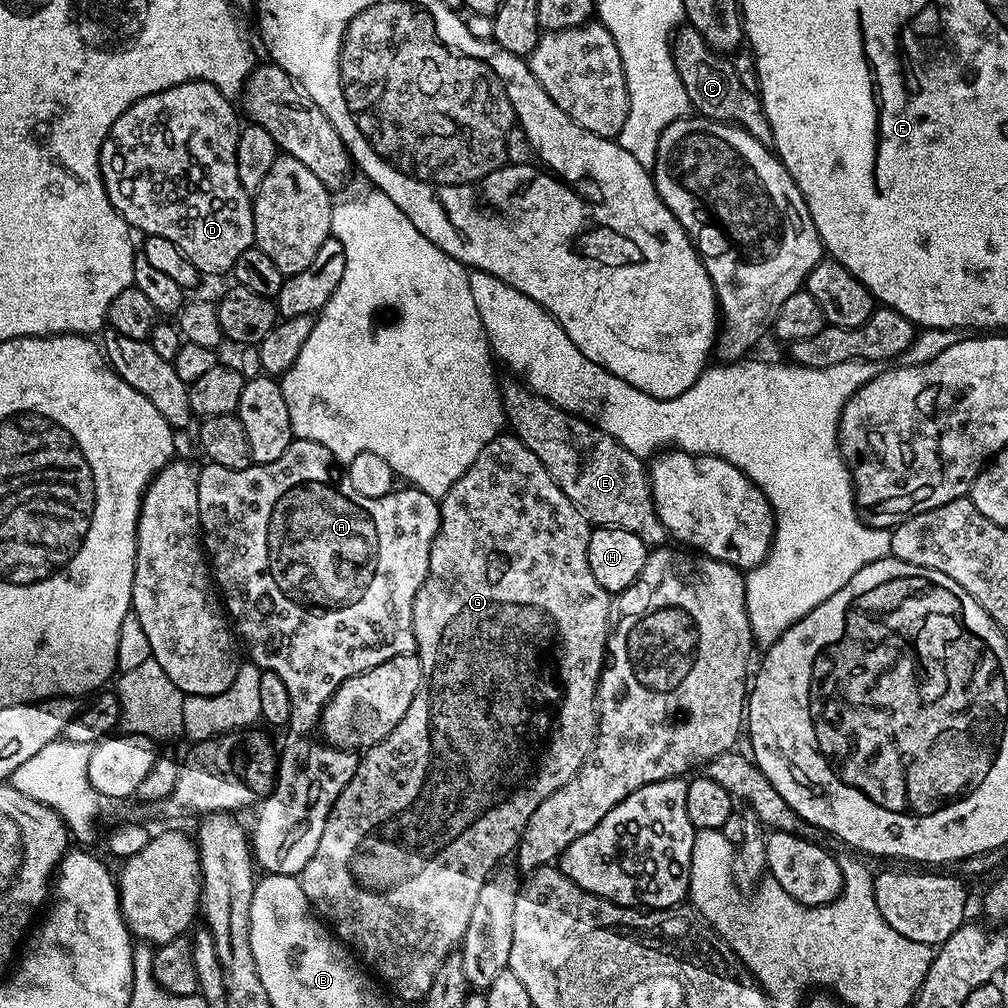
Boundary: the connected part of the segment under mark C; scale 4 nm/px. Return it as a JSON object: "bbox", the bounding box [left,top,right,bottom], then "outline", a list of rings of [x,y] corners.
{"bbox":[672,24,773,145],"outline":[[[686,24],[676,30],[672,41],[672,57],[686,90],[688,103],[697,115],[720,123],[737,124],[763,144],[771,145],[773,131],[770,130],[770,122],[759,95],[747,90],[739,81],[732,61],[715,52],[695,27]]]}

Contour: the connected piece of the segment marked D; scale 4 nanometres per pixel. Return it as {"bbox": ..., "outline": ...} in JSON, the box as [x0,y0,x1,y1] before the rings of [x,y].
{"bbox":[100,80,254,277],"outline":[[[184,80],[180,84],[172,84],[168,88],[163,88],[161,92],[151,92],[149,96],[144,96],[140,100],[135,100],[133,104],[120,115],[110,126],[108,137],[102,142],[100,151],[100,173],[104,183],[104,193],[110,198],[114,210],[126,221],[128,227],[144,236],[157,236],[166,238],[194,262],[194,266],[205,277],[220,276],[231,273],[234,262],[238,262],[238,254],[242,250],[253,247],[254,244],[254,218],[252,217],[252,202],[250,193],[238,182],[238,166],[236,165],[236,147],[240,137],[241,121],[236,121],[236,112],[232,109],[233,101],[224,93],[219,92],[213,84],[205,80]]]}

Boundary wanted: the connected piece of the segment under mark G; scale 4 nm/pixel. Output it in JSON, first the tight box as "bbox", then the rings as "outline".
{"bbox":[298,434,614,1002],"outline":[[[501,434],[494,437],[484,447],[482,454],[478,454],[478,458],[474,458],[470,470],[466,470],[466,474],[462,474],[462,478],[458,478],[458,482],[454,482],[454,486],[450,486],[450,490],[446,490],[446,494],[439,497],[438,503],[440,505],[440,525],[438,526],[438,534],[430,546],[430,570],[426,574],[426,582],[422,582],[422,586],[414,598],[414,606],[412,607],[412,629],[416,639],[414,654],[420,660],[420,669],[422,670],[420,689],[418,694],[414,694],[414,702],[410,702],[410,710],[406,710],[402,722],[398,722],[398,726],[394,726],[394,730],[387,738],[367,749],[360,756],[360,764],[356,767],[354,778],[350,778],[350,782],[346,782],[342,794],[338,794],[338,798],[326,818],[326,827],[322,830],[318,850],[314,850],[314,858],[310,858],[310,862],[306,862],[306,866],[300,871],[298,877],[306,898],[312,904],[313,912],[331,929],[336,939],[351,949],[369,969],[372,967],[373,970],[371,969],[371,971],[381,981],[384,979],[388,983],[389,989],[387,988],[387,991],[389,993],[392,991],[394,995],[401,996],[404,1000],[416,1000],[416,1002],[423,1001],[424,997],[428,995],[430,982],[434,982],[434,974],[438,974],[438,966],[442,966],[442,962],[446,962],[449,954],[459,949],[460,945],[463,944],[466,926],[470,923],[470,914],[474,911],[482,886],[486,886],[492,873],[507,861],[504,859],[507,856],[509,859],[515,853],[524,833],[526,822],[530,822],[530,814],[534,814],[534,810],[538,810],[538,806],[542,806],[542,802],[546,802],[546,798],[550,798],[550,794],[554,794],[554,790],[566,786],[570,782],[570,778],[574,778],[578,774],[578,770],[584,765],[588,755],[591,754],[592,747],[596,745],[596,725],[598,723],[596,688],[600,685],[600,671],[604,668],[608,651],[608,633],[614,620],[612,614],[613,597],[605,588],[598,586],[598,578],[594,578],[594,574],[590,571],[588,547],[590,546],[593,525],[577,510],[574,502],[570,502],[570,498],[566,498],[566,494],[562,494],[558,482],[554,482],[554,478],[550,478],[546,466],[542,466],[542,462],[538,458],[538,454],[534,454],[534,450],[530,450],[516,435]]]}

